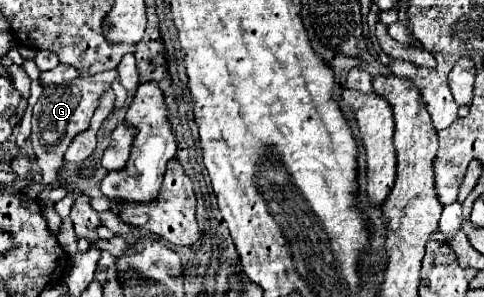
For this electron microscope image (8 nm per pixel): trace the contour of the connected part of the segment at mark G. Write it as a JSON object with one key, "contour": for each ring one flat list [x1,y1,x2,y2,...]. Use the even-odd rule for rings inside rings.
{"contour":[[108,70,94,76,80,76,76,80,62,82,62,84,50,84,44,88,42,96,38,98,32,110,32,134,30,134,32,150,42,174,42,184,50,184,58,180,62,158,68,146,80,132,84,132,90,126,90,118,98,106,102,92,110,88,116,76,118,76,116,70]]}

